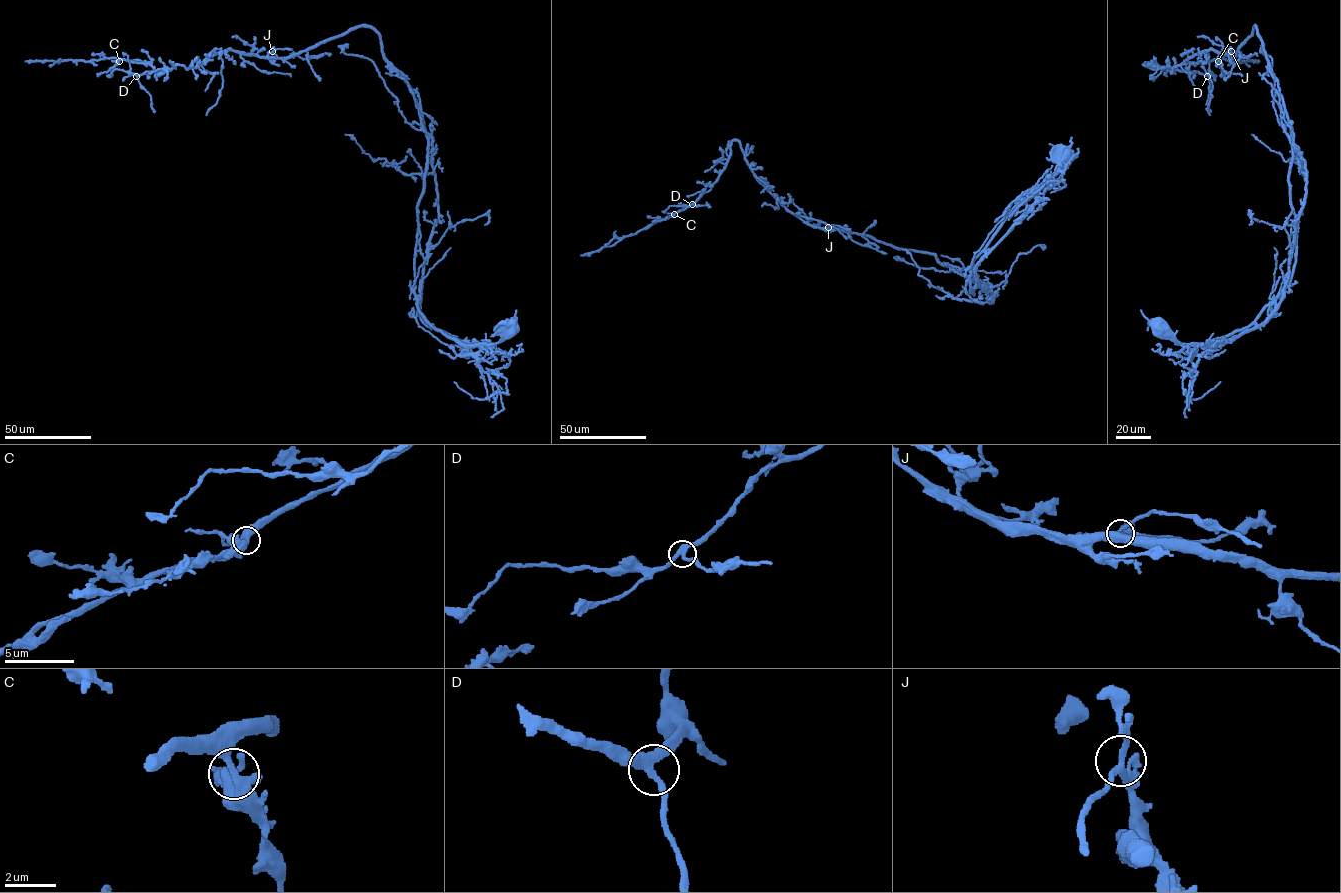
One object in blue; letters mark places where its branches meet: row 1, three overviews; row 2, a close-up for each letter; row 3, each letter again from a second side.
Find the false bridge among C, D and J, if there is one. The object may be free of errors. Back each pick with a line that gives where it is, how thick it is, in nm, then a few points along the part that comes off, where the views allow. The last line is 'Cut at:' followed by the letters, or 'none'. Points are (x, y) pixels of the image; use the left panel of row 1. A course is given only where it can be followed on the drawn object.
Cut at: none

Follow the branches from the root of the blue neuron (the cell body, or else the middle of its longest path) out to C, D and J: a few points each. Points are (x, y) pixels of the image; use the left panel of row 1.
C: (513, 328), (463, 345), (419, 310), (428, 137), (373, 29), (288, 57), (227, 50), (157, 71), (119, 61)
D: (513, 328), (463, 345), (419, 310), (428, 137), (373, 29), (288, 57), (227, 50), (136, 76)
J: (513, 328), (463, 345), (419, 310), (428, 137), (380, 36), (358, 26), (288, 57), (272, 51)

